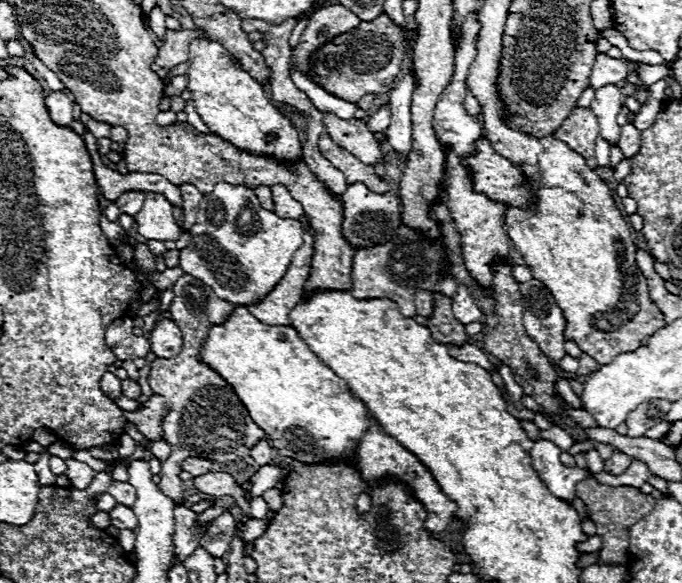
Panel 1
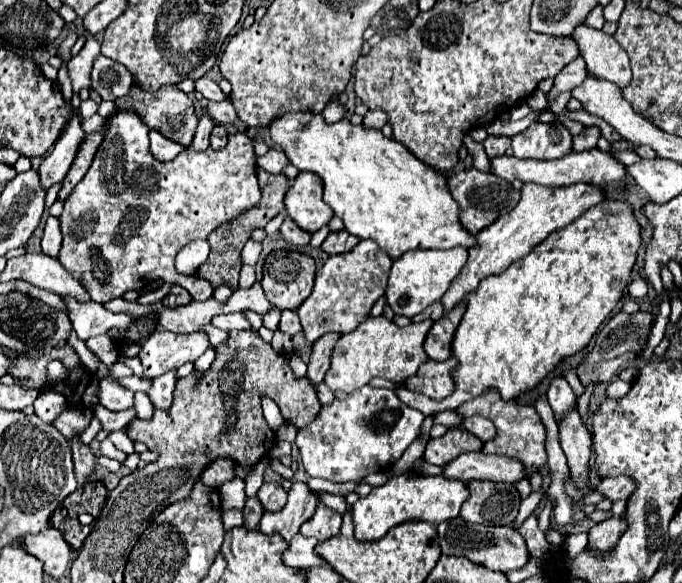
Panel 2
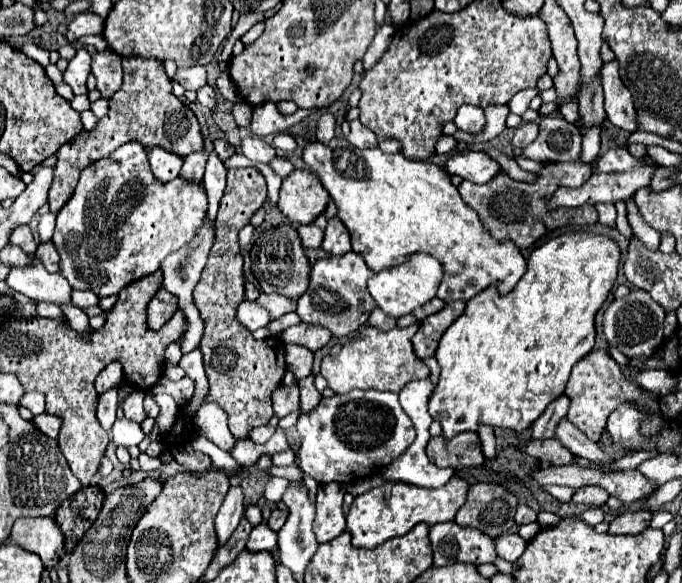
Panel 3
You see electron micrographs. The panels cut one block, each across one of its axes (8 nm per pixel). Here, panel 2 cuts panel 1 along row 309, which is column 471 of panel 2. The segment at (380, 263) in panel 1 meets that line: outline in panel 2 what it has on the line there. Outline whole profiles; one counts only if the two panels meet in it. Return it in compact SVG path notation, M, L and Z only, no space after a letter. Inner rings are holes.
M486 390L484 394L480 394L480 398L468 400L460 408L456 408L456 414L460 416L480 414L494 422L494 426L498 428L496 438L492 438L492 442L486 442L482 446L484 454L506 454L524 462L524 470L528 470L526 478L532 478L536 472L540 472L546 466L546 458L548 458L546 456L546 426L542 424L534 406L522 404L518 398L504 402L498 390Z

